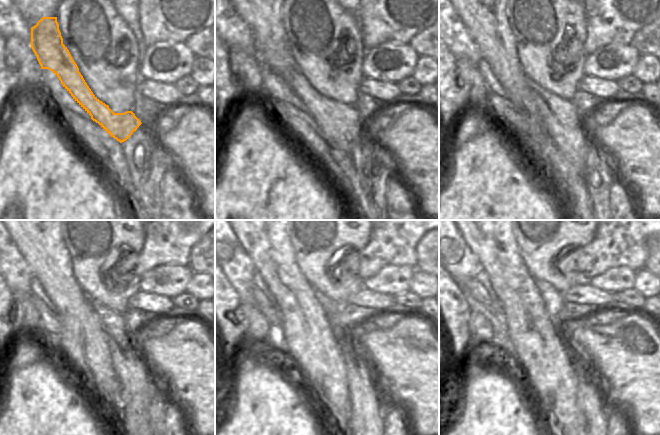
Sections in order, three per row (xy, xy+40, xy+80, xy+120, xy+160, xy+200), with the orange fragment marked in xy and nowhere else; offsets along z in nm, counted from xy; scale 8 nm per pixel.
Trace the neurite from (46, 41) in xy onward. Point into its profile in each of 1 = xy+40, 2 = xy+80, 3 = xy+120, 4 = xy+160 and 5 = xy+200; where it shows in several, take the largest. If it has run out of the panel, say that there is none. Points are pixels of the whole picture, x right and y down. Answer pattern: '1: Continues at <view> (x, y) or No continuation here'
1: Continues at xy+40 (342, 124)
2: Continues at xy+80 (562, 121)
3: Continues at xy+120 (137, 387)
4: Continues at xy+160 (366, 419)
5: Continues at xy+200 (589, 400).

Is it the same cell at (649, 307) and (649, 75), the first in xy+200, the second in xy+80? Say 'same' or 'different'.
different

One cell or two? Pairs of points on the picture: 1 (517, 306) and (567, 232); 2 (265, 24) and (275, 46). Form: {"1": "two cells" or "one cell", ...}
{"1": "two cells", "2": "one cell"}

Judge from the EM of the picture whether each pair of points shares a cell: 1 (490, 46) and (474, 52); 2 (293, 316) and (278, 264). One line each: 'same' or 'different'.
1: different
2: same

